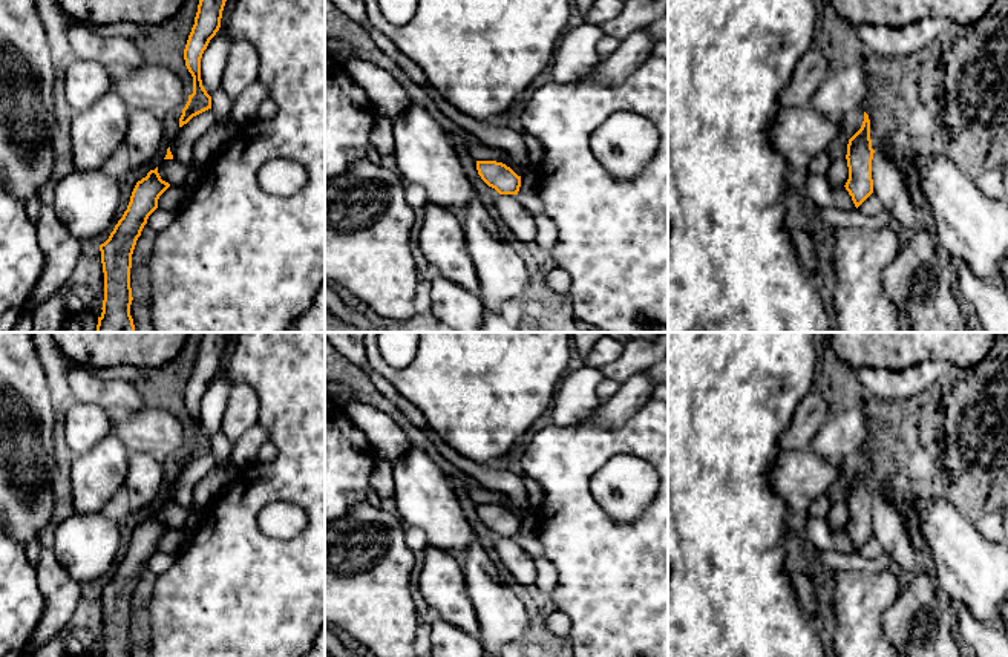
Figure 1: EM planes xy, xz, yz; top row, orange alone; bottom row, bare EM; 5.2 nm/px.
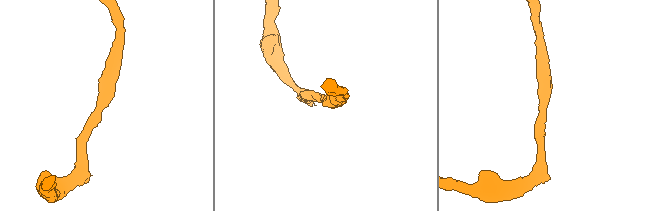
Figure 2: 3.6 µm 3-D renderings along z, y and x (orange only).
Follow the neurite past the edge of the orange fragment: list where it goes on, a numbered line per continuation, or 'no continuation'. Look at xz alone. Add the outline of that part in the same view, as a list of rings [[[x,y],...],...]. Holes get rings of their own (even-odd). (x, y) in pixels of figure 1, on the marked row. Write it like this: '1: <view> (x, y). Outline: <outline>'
no continuation

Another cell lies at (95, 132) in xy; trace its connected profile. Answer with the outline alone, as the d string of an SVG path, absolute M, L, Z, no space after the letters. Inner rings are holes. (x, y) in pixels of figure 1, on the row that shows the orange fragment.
M112 89L70 124L74 170L100 170L124 141L129 127L129 107Z

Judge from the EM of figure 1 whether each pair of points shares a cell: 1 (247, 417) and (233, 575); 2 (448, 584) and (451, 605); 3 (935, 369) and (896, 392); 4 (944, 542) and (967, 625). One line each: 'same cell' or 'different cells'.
1: different cells
2: same cell
3: same cell
4: different cells

